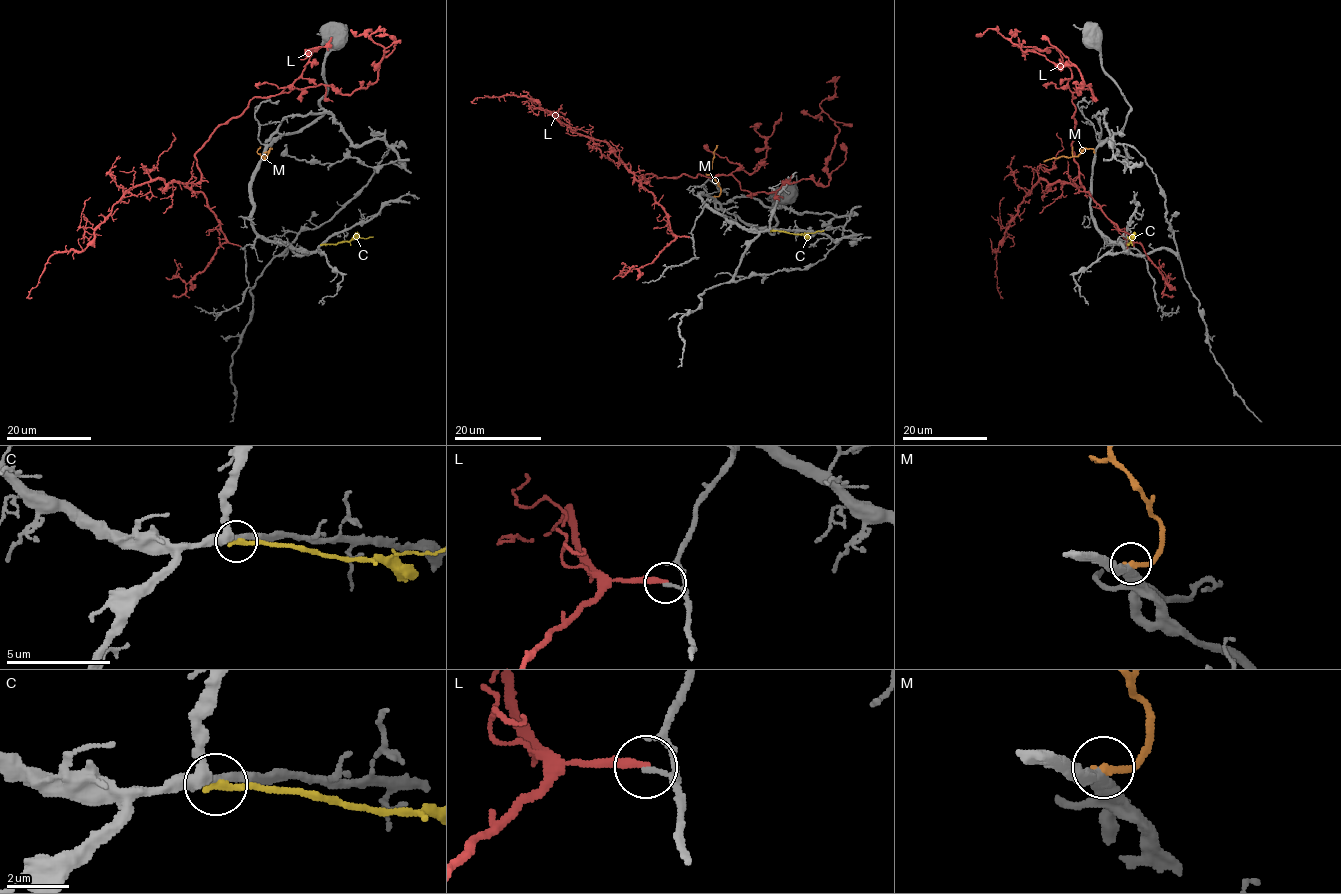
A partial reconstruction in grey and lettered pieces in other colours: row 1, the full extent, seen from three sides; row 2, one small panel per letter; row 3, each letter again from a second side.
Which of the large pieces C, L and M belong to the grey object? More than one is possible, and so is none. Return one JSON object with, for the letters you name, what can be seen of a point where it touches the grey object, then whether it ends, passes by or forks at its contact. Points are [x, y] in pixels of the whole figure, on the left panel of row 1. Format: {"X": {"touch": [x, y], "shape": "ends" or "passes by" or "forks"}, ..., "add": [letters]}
{"add": []}

